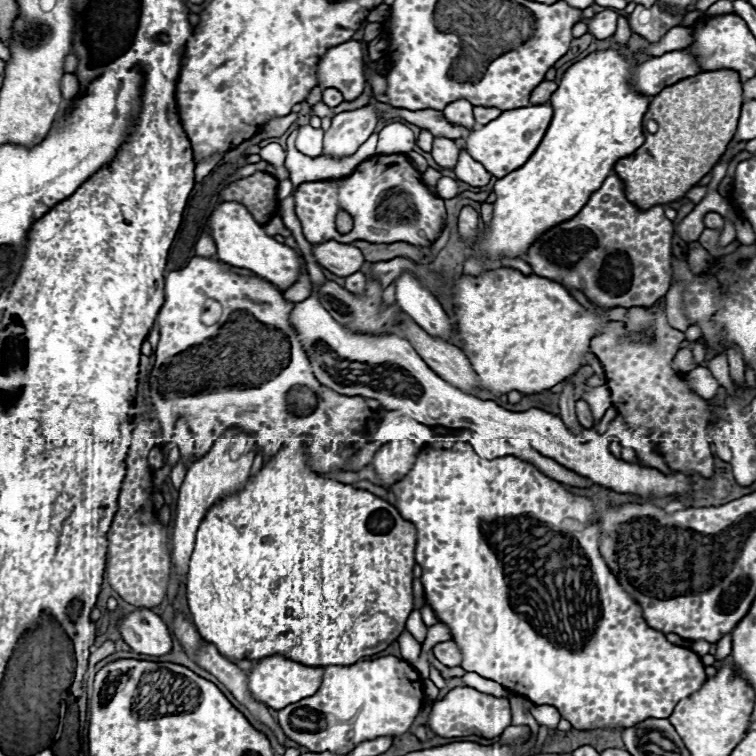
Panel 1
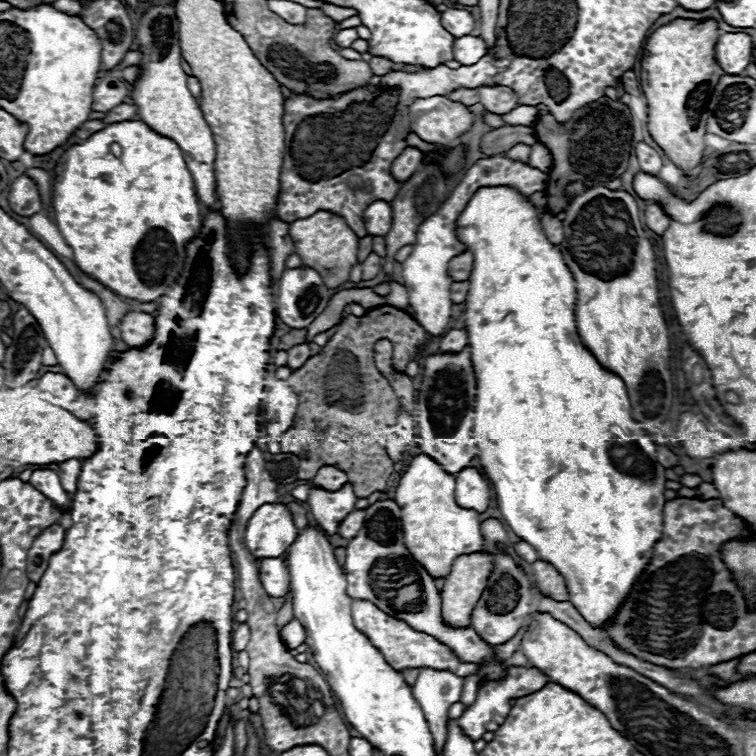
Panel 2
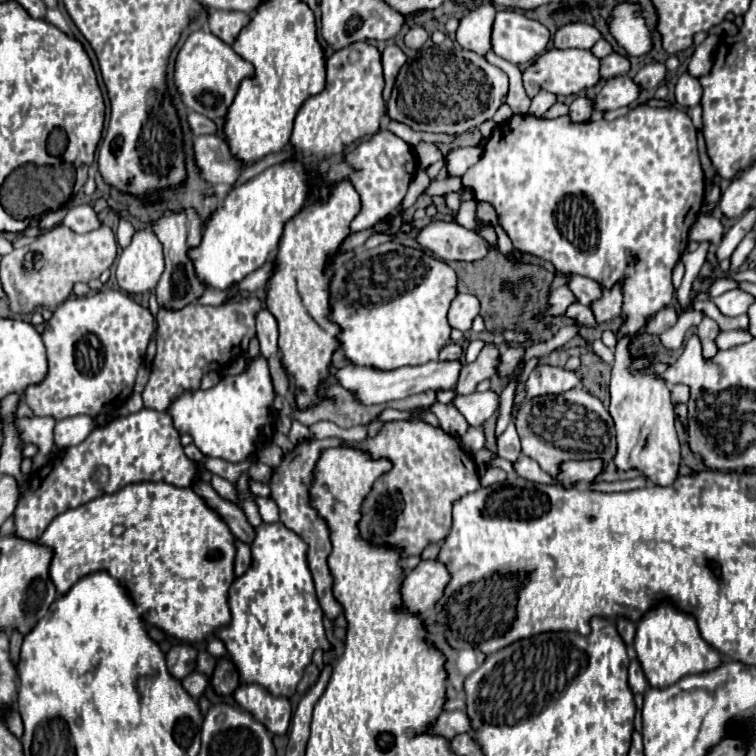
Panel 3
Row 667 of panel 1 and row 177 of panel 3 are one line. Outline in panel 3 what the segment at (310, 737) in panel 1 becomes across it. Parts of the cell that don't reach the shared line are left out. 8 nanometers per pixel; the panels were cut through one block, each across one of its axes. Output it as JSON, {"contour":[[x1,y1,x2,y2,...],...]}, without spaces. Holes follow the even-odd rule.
{"contour":[[384,130,384,132,378,132,372,140,360,142,346,156,344,162,332,164,332,168,326,174,326,180,334,182,334,180,348,178,358,190,360,200,362,200,362,210,350,224,352,232,358,232,358,230,366,230,374,226,378,220,384,220,388,214,392,214,400,206,402,198,406,196,408,184,414,176,414,170,416,170,416,158,410,146,402,138]]}

